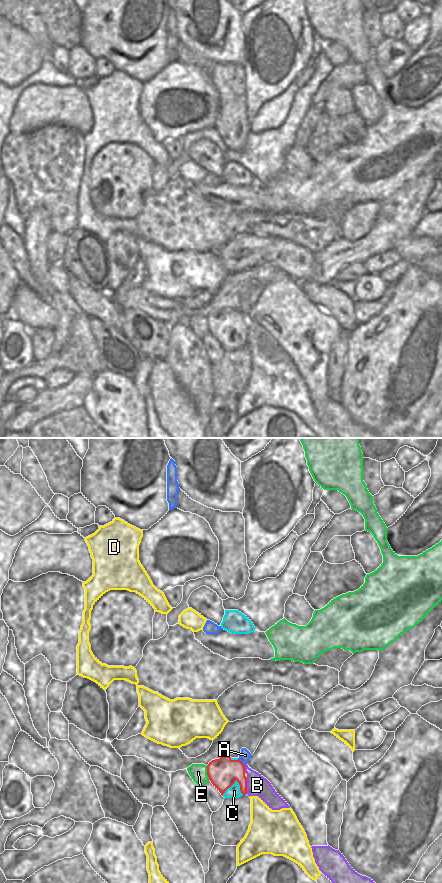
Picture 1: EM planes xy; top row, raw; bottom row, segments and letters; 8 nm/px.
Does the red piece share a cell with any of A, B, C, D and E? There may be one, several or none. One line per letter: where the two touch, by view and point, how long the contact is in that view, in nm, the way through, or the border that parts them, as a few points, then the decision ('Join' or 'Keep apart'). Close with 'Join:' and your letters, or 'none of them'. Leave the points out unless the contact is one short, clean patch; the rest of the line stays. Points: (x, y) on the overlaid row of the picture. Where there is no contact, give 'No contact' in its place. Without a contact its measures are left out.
A: Touches red at xy (241, 762). Shared border 80 nm. Boundary: xy (238, 758), (244, 765). Keep apart
B: Touches red at xy (246, 785). Shared border 140 nm. Boundary: xy (245, 777), (247, 793). Keep apart
C: Touches red at xy (229, 787). Shared border 180 nm. Join
D: Touches red at xy (244, 774). Shared border 40 nm. Keep apart
E: Touches red at xy (207, 773). Shared border 110 nm. Boundary: xy (206, 766), (206, 774), (209, 779). Keep apart
Join: C

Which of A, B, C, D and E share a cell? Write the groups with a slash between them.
A / B / C / D / E

